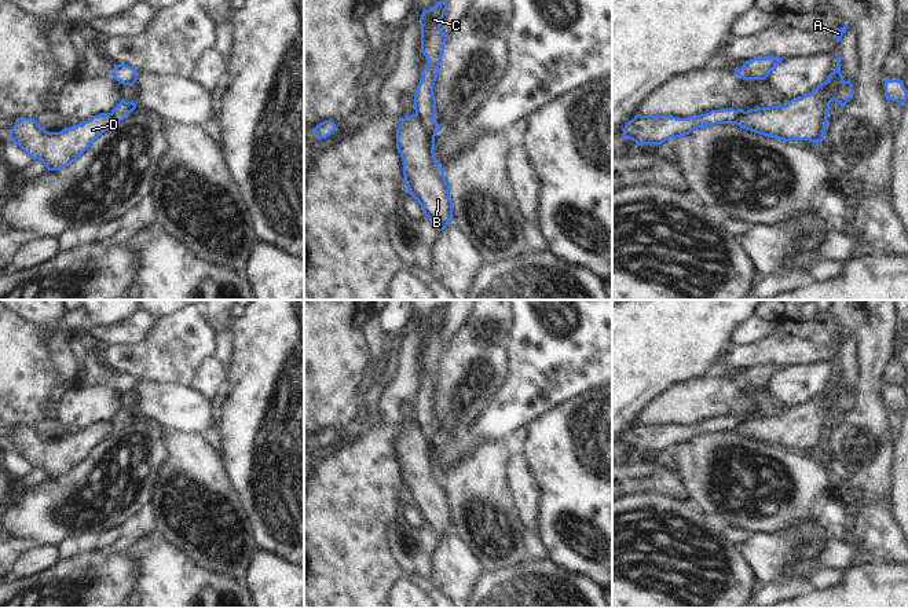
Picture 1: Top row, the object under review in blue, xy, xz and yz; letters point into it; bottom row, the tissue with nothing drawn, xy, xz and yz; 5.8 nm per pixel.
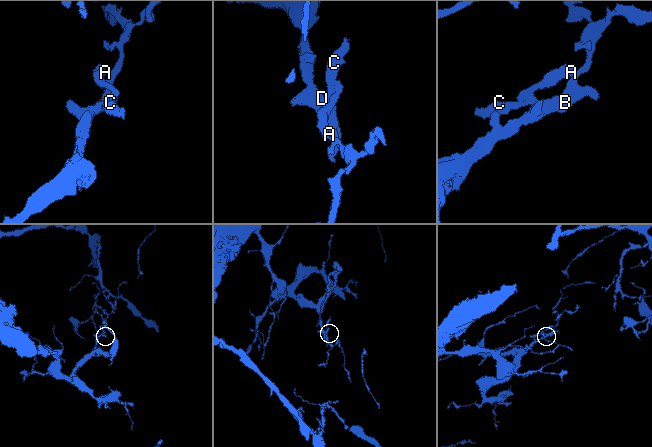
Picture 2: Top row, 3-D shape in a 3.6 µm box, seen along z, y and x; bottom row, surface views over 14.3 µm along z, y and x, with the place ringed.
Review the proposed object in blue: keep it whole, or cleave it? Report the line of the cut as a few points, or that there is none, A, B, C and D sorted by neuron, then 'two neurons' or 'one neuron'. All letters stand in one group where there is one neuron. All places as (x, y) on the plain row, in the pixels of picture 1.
cut xz (416, 421), (432, 428); groups A C / B D; two neurons

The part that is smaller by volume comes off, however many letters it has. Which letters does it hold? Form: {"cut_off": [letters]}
{"cut_off": ["A", "C"]}

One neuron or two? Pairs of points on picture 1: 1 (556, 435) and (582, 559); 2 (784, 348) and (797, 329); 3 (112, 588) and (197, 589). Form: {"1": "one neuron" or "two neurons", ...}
{"1": "one neuron", "2": "one neuron", "3": "two neurons"}

